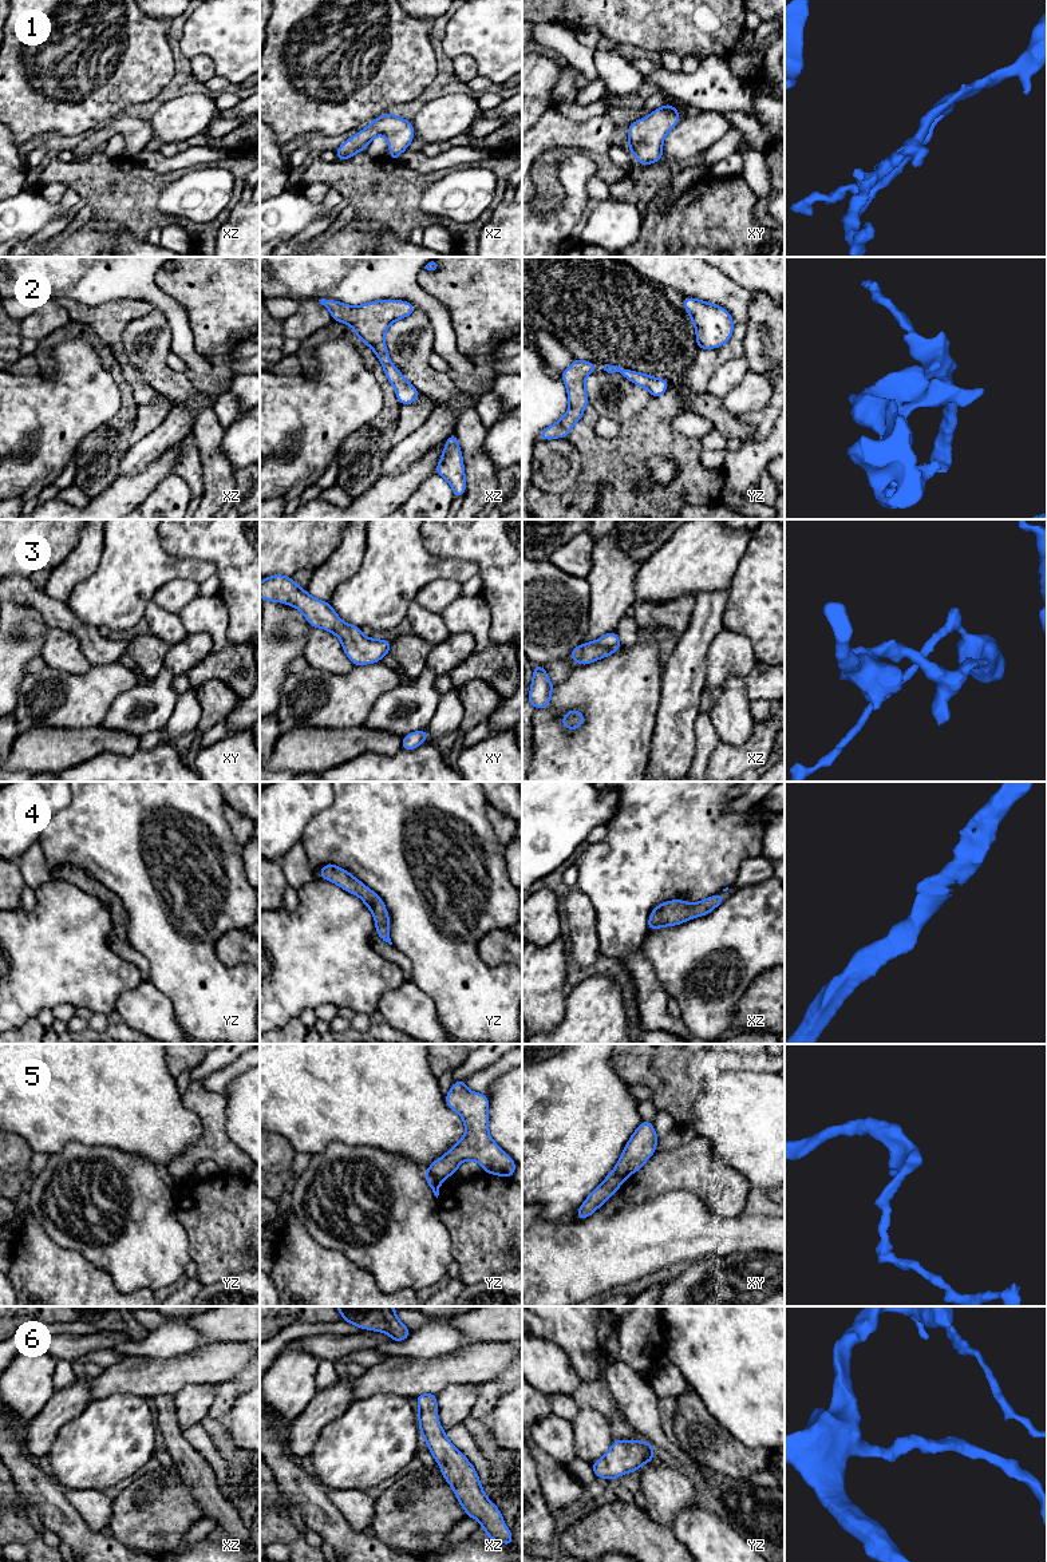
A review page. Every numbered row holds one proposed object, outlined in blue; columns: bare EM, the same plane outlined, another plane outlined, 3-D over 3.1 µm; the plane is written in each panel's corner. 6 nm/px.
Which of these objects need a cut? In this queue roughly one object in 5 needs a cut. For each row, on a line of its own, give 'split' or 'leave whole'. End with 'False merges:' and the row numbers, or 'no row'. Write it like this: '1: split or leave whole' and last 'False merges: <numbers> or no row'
1: leave whole
2: leave whole
3: leave whole
4: leave whole
5: split
6: leave whole
False merges: 5

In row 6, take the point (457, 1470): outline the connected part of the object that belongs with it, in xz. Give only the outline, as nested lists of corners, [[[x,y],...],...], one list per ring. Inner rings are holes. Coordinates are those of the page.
[[[436,1393],[415,1396],[419,1408],[419,1431],[428,1450],[440,1466],[445,1480],[454,1488],[455,1498],[466,1516],[475,1518],[487,1538],[509,1546],[514,1545],[511,1531],[505,1525],[499,1508],[485,1495],[479,1476],[466,1456],[447,1439],[438,1420]]]

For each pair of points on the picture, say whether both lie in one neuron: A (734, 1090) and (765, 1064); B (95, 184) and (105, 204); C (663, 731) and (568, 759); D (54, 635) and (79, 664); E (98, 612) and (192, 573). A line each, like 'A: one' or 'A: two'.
A: two
B: one
C: two
D: one
E: one

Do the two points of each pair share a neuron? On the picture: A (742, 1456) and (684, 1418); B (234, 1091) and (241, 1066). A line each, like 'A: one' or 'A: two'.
A: one
B: two

